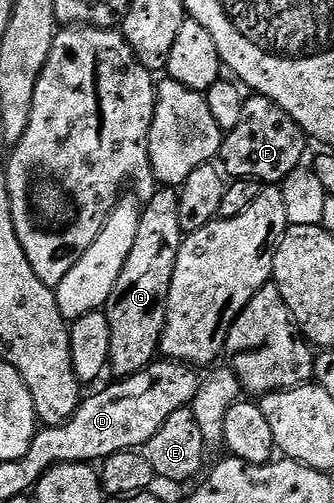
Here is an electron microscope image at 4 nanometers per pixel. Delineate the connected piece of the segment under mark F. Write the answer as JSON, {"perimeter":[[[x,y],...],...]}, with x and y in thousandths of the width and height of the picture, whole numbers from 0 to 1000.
{"perimeter":[[[754,189],[722,213],[722,239],[710,252],[677,258],[653,318],[683,354],[749,356],[799,372],[844,364],[880,336],[910,326],[907,302],[925,290],[925,274],[904,252],[829,205],[772,189]]]}

